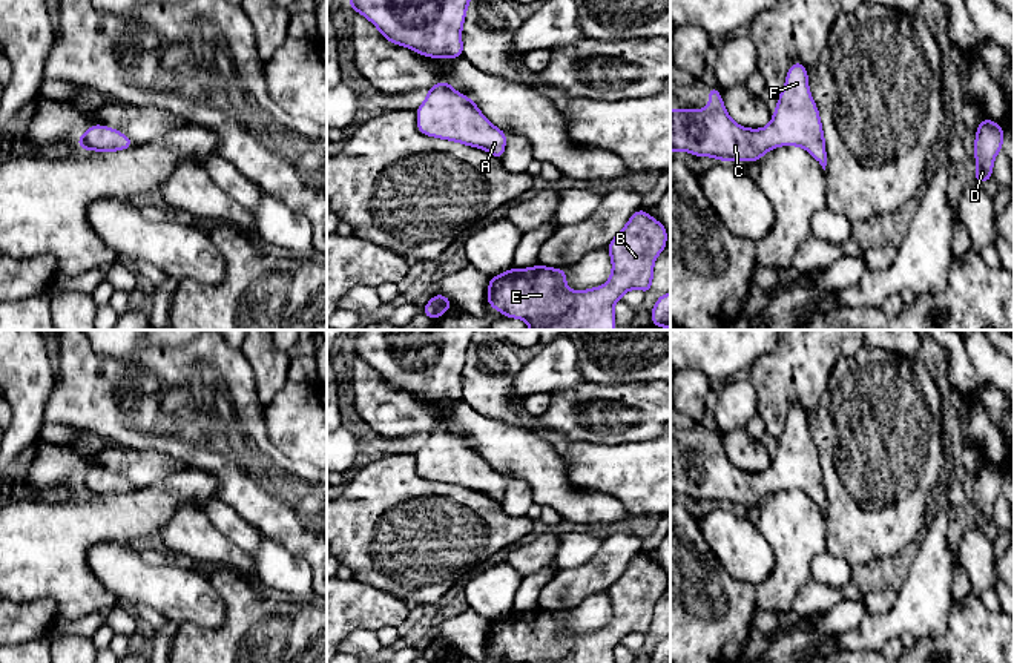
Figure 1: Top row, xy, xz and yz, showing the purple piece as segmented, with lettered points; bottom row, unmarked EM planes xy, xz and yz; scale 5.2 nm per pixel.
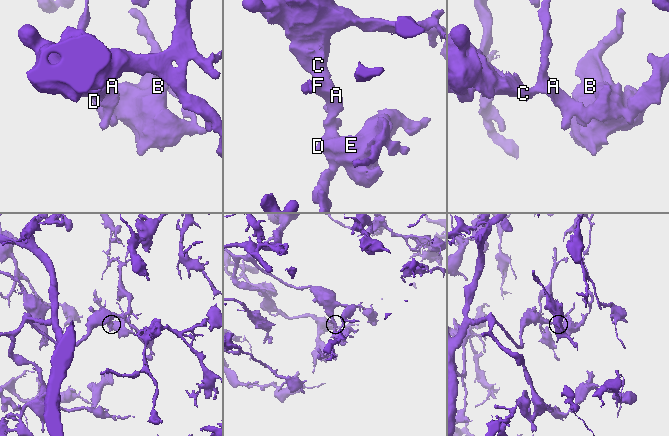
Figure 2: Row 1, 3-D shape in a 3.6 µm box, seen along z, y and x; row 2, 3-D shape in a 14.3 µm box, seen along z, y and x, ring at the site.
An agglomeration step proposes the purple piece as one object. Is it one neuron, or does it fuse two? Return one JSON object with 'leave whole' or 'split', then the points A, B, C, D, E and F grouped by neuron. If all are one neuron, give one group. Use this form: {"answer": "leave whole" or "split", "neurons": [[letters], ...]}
{"answer": "leave whole", "neurons": [["A", "B", "C", "D", "E", "F"]]}

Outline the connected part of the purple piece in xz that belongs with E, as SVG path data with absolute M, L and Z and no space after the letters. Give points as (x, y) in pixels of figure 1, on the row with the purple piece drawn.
M638 209L606 247L612 259L609 281L595 289L574 292L566 287L565 269L534 266L509 269L489 278L486 301L506 318L523 319L529 330L615 330L614 305L634 289L646 295L652 289L654 262L666 249L667 230L647 212Z

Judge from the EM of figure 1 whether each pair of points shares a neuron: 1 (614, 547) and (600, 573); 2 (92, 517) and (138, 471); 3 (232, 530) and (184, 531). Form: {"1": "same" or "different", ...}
{"1": "same", "2": "different", "3": "different"}

